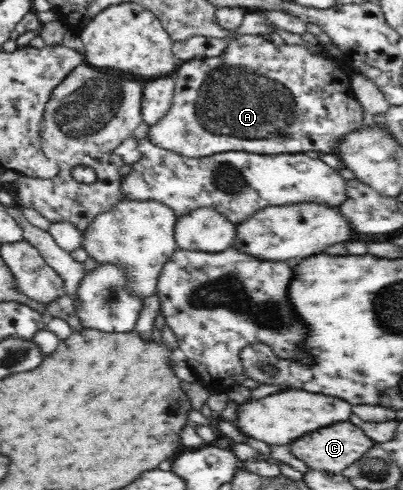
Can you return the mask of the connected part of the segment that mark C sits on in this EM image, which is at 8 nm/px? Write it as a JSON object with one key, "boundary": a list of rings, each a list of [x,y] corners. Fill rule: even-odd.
{"boundary":[[[338,421],[334,425],[322,427],[314,433],[300,437],[289,446],[292,447],[291,451],[294,451],[293,455],[306,462],[309,469],[339,474],[375,445],[377,445],[375,441],[372,441],[372,438],[368,437],[363,429],[356,427],[352,421]]]}

